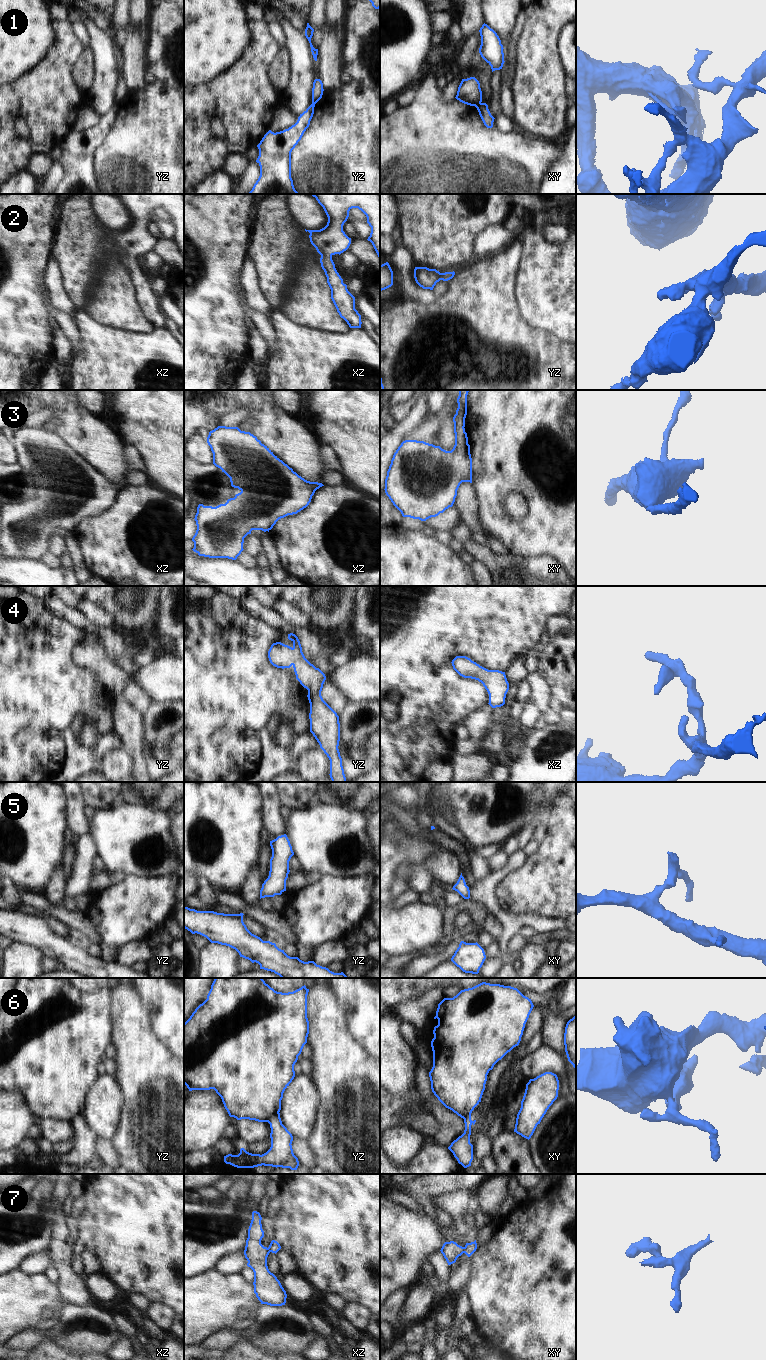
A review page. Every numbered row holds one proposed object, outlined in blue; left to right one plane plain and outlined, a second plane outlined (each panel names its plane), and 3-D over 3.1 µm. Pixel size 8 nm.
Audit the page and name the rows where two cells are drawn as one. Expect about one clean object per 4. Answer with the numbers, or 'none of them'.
1, 6, 7.

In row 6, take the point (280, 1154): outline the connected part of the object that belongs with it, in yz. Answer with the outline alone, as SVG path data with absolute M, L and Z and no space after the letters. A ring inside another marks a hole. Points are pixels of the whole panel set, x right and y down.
M280 1113L272 1114L267 1122L271 1128L271 1147L266 1153L252 1154L241 1148L238 1155L224 1156L224 1162L237 1168L254 1168L264 1165L297 1170L299 1161L291 1145L293 1136L282 1124Z

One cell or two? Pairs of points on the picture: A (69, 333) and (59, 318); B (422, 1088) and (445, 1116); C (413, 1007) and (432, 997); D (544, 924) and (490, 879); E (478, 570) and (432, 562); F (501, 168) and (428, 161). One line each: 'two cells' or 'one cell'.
A: one cell
B: one cell
C: one cell
D: one cell
E: two cells
F: one cell

